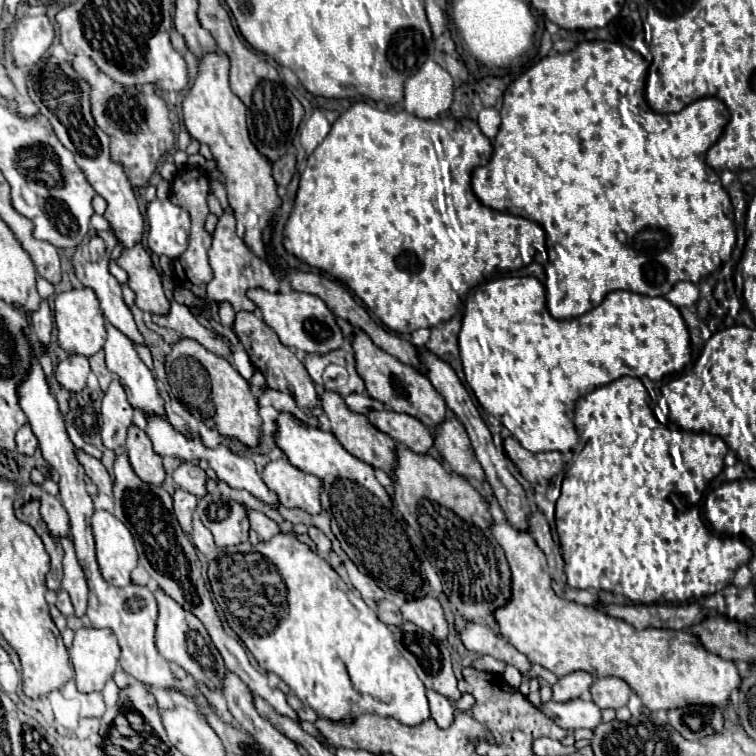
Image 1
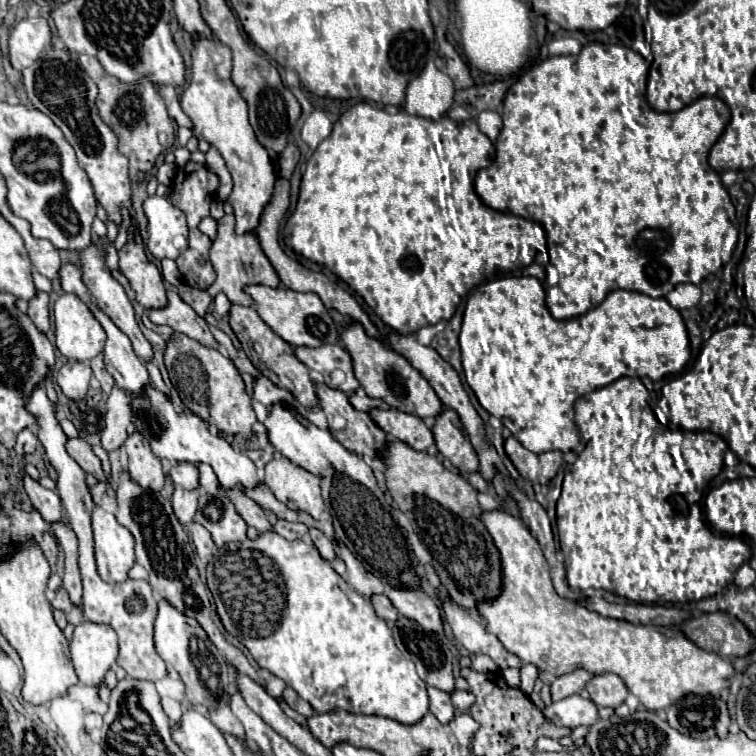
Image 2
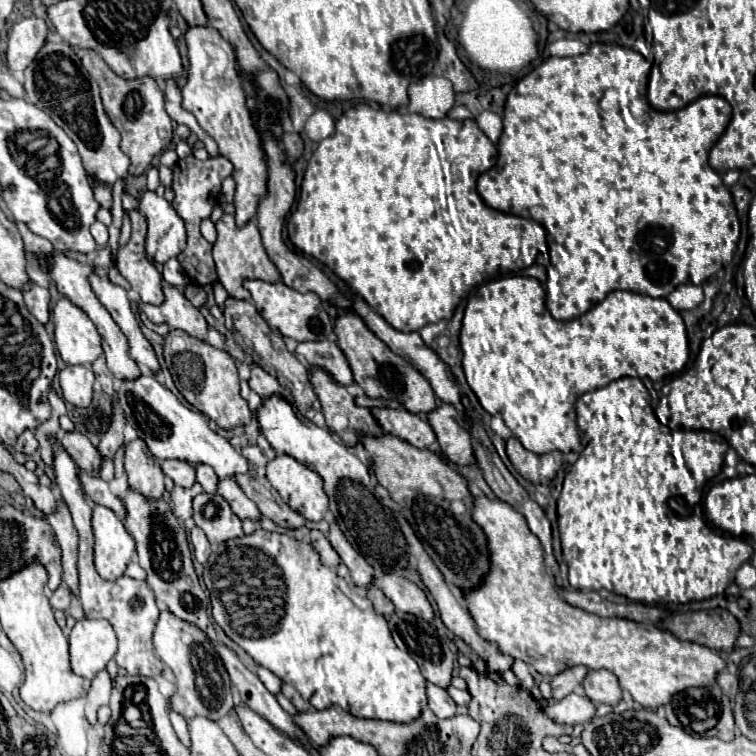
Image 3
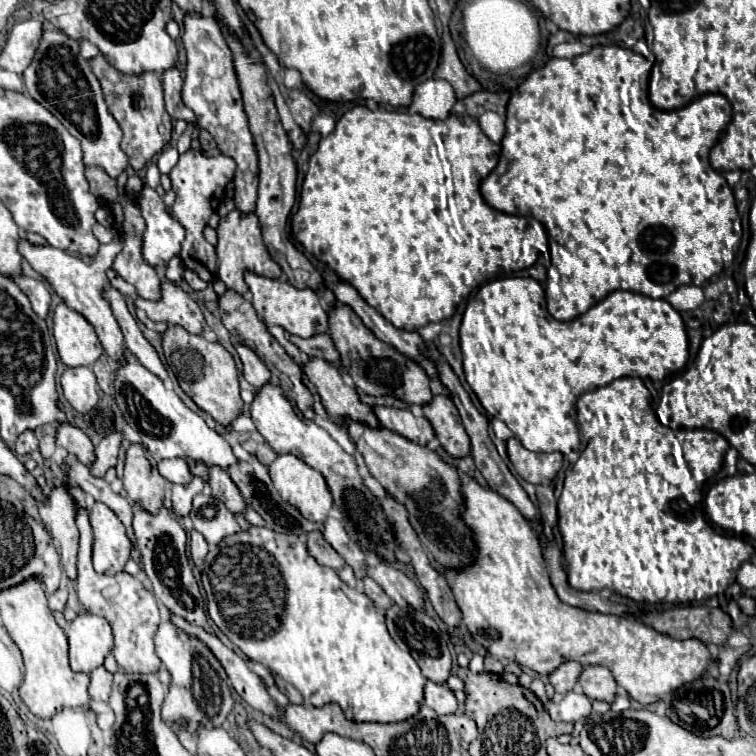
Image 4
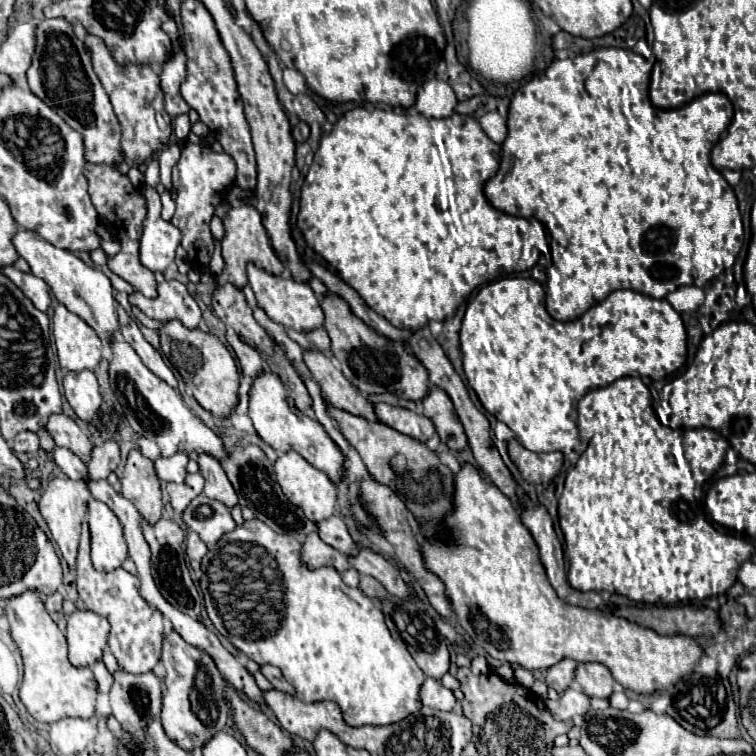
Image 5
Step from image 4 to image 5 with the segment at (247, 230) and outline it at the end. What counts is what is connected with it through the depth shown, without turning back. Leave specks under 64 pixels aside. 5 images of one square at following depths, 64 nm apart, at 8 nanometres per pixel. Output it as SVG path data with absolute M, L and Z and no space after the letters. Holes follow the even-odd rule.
M240 204L234 206L224 218L224 238L220 240L222 244L222 258L224 258L224 274L228 276L228 282L234 284L236 288L246 286L246 264L254 262L258 268L264 268L266 272L272 272L274 276L280 276L284 272L284 264L272 250L266 230L262 226L262 216L260 212L250 206L250 204Z

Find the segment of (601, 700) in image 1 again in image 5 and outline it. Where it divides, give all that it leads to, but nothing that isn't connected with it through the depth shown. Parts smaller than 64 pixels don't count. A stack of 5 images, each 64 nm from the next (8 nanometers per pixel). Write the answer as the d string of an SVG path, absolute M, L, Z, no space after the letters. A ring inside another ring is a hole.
M588 662L588 664L578 664L576 668L576 682L582 686L582 690L590 698L610 698L614 678L610 670L604 664L598 662Z

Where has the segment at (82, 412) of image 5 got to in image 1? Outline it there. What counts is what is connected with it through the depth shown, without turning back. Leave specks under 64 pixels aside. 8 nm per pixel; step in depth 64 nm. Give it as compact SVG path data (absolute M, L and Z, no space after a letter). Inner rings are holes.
M68 354L66 360L62 360L56 368L56 380L72 390L72 392L80 392L86 386L86 378L90 372L90 364L86 356L76 356L76 354Z

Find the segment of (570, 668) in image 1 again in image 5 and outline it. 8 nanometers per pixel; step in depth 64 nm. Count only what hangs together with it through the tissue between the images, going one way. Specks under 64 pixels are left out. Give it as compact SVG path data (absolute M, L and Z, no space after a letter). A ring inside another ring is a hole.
M462 464L462 470L456 474L454 482L454 512L446 518L446 524L452 528L450 540L454 546L446 546L440 540L424 540L422 556L426 568L446 584L446 594L452 602L456 622L492 658L520 664L528 670L548 670L562 658L572 658L576 662L600 662L612 672L616 682L636 694L664 692L694 672L704 656L704 648L694 638L660 636L654 630L628 622L622 616L614 616L604 610L570 606L560 600L548 582L546 570L538 556L538 546L530 530L522 524L520 512L514 508L514 504L494 484L486 484L470 464Z

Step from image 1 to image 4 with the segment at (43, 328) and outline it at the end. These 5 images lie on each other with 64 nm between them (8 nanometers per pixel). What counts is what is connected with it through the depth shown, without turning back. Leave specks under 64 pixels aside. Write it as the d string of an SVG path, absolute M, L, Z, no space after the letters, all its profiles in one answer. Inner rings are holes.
M26 276L14 278L14 282L28 296L28 300L32 304L32 310L40 318L46 318L48 316L48 310L50 310L50 292L48 292L48 288L42 282L38 282L34 278L26 278Z

